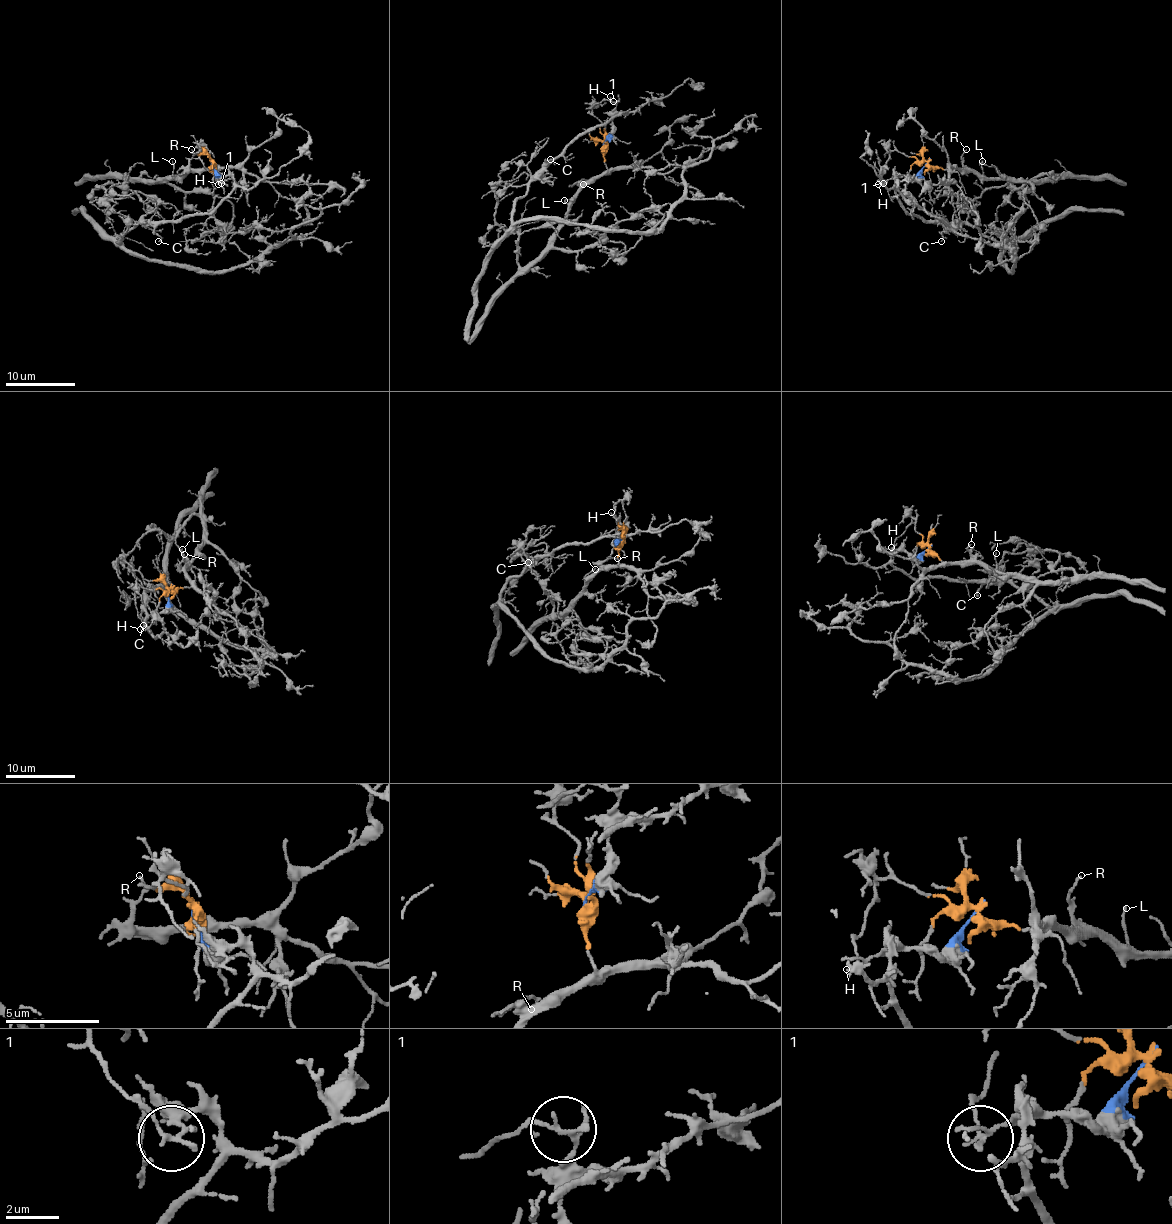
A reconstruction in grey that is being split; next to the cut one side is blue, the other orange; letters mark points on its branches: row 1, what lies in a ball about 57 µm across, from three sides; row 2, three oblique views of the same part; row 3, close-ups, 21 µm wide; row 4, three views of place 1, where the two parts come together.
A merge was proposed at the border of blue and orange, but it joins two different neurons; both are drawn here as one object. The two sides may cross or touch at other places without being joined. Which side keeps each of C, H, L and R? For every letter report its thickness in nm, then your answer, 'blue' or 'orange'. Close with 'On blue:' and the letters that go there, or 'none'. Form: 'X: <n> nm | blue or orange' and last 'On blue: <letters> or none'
C: 140 nm | blue
H: 110 nm | blue
L: 140 nm | orange
R: 110 nm | orange
On blue: C, H

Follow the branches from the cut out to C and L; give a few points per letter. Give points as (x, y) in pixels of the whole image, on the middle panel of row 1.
C: (604, 145), (613, 131), (613, 119), (625, 113), (580, 133), (546, 161), (553, 161), (550, 159)
L: (604, 145), (606, 169), (567, 203), (564, 201)

